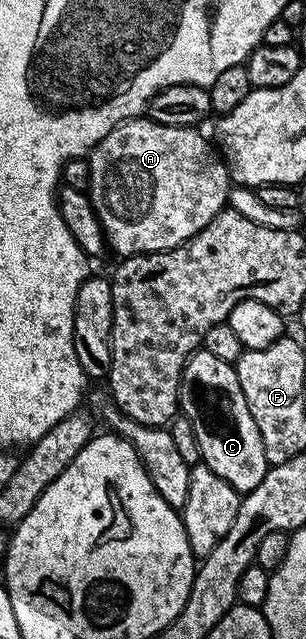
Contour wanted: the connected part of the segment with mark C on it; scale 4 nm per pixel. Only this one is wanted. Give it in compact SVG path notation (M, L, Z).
M202 350L194 352L183 367L179 407L182 415L193 422L193 434L197 434L197 446L201 446L203 455L202 463L241 494L257 490L269 465L261 442L261 430L257 430L257 422L253 422L253 414L249 414L249 402L245 402L245 390L241 390L235 365L221 362L221 358Z

